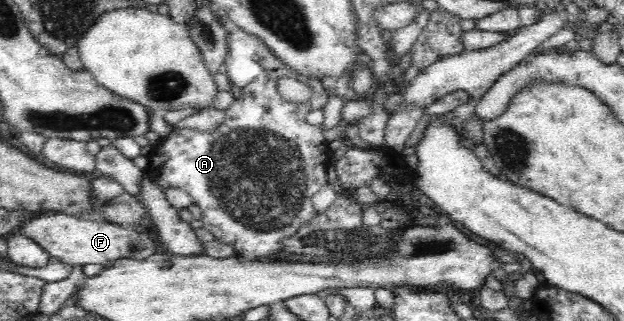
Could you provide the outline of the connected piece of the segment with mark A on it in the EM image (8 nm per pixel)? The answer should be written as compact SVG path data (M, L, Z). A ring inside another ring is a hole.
M230 25L226 33L227 53L222 68L230 81L232 102L224 110L226 118L216 130L193 130L174 128L166 140L148 149L148 175L161 192L178 188L190 195L194 204L202 210L204 229L210 231L216 240L233 244L238 255L248 259L261 259L283 252L280 240L298 232L302 224L318 213L313 207L312 196L320 192L327 183L328 166L331 156L324 124L311 126L306 120L309 112L323 111L328 103L328 93L316 75L304 75L292 69L286 61L278 57L262 38L248 34L240 27ZM282 75L300 79L313 88L315 94L311 102L292 105L282 101L275 84Z

